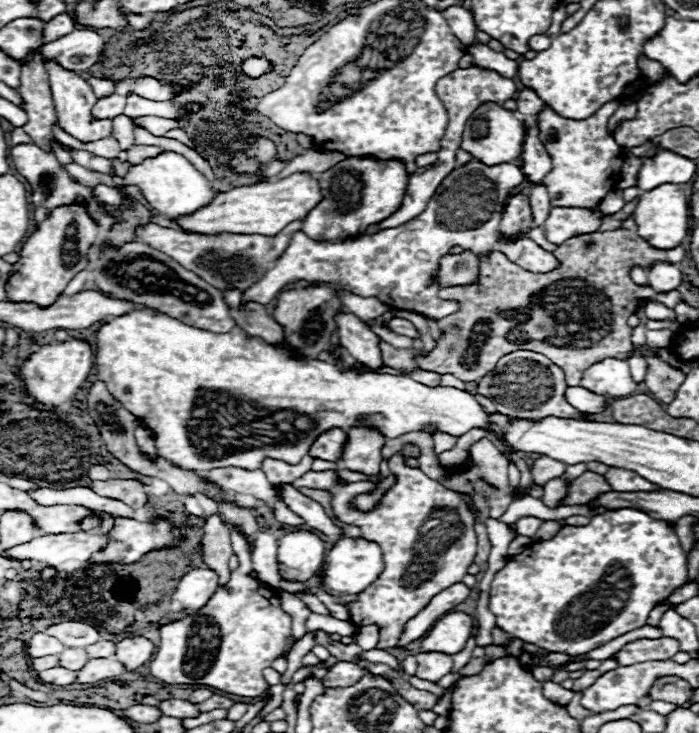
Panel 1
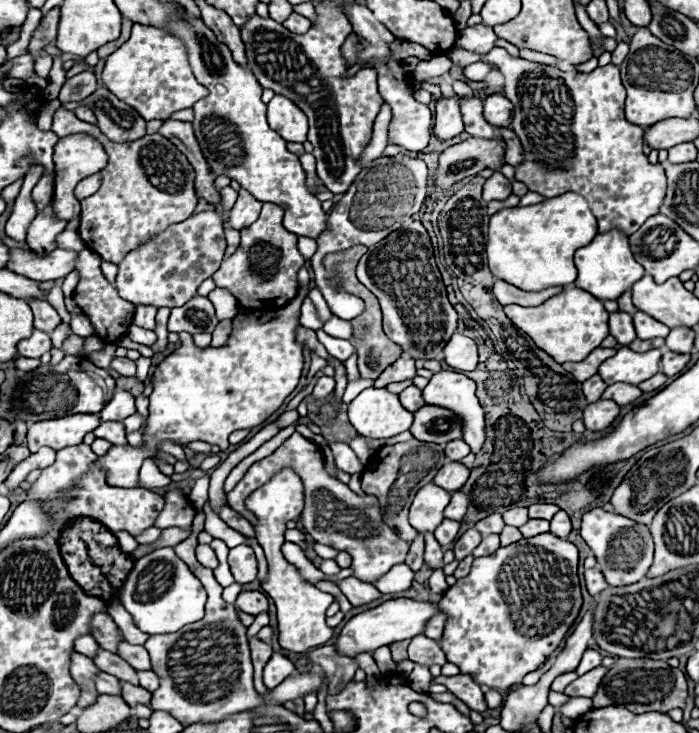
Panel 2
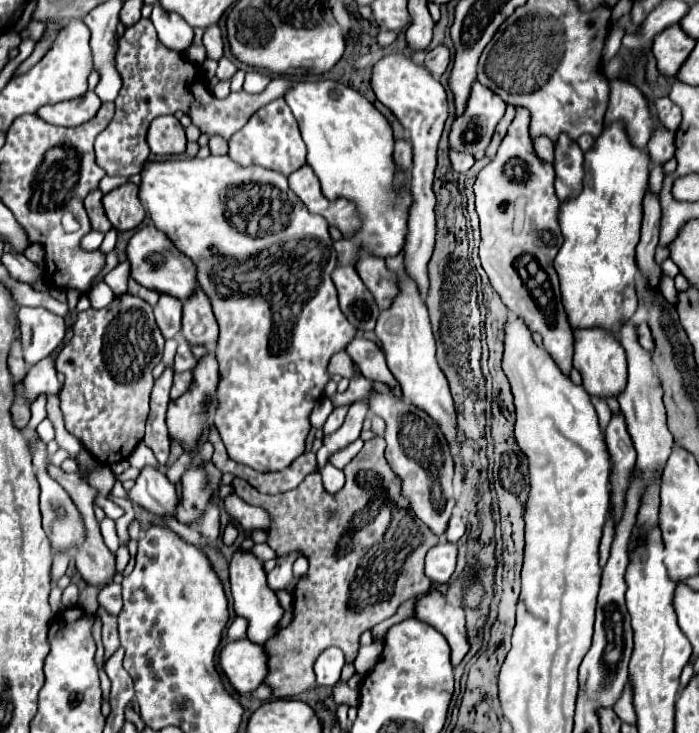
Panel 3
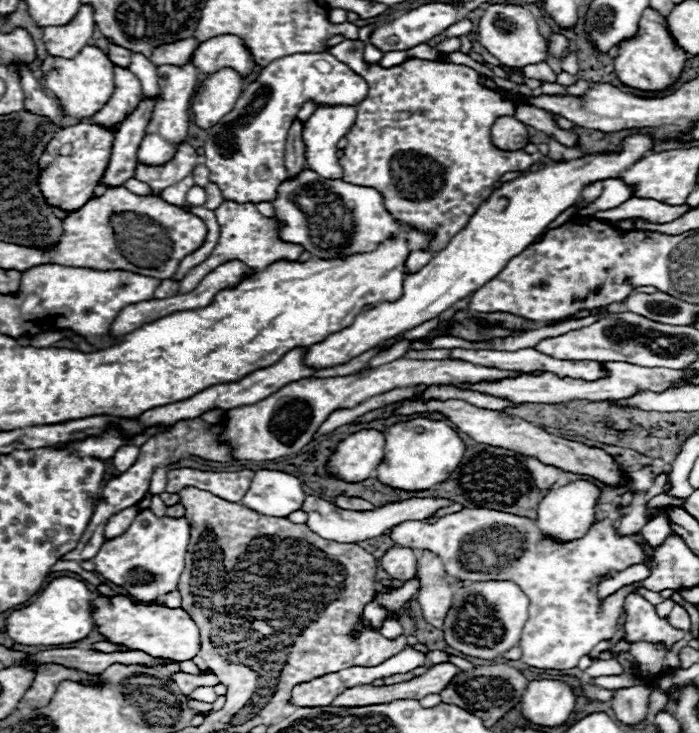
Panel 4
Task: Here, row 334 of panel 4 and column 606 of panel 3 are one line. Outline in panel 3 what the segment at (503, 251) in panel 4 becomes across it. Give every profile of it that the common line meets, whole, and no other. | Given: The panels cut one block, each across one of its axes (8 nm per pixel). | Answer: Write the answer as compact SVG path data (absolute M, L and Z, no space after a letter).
M572 330L574 334L574 368L582 374L584 388L592 396L618 396L626 386L626 352L614 334L606 334L606 330Z

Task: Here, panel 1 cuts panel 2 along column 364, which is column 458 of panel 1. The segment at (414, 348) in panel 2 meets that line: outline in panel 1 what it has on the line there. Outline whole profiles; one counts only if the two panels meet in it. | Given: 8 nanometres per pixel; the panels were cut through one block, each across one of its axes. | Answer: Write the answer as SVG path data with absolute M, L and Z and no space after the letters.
M464 250L460 254L446 254L438 262L438 272L436 272L436 282L440 288L448 286L466 286L474 284L478 280L478 266L480 258L474 256L472 252Z

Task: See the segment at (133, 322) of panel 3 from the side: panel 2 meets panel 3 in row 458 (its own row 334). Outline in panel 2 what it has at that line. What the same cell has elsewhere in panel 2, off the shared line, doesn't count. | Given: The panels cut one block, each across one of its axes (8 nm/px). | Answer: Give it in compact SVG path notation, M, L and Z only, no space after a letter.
M84 248L82 252L78 252L76 266L74 266L78 272L78 284L76 284L72 298L84 310L84 314L90 318L90 322L96 330L96 336L102 338L106 344L114 344L120 336L124 336L128 332L136 306L118 296L118 290L102 276L100 262L102 262L100 256L96 252L92 252L90 248Z

